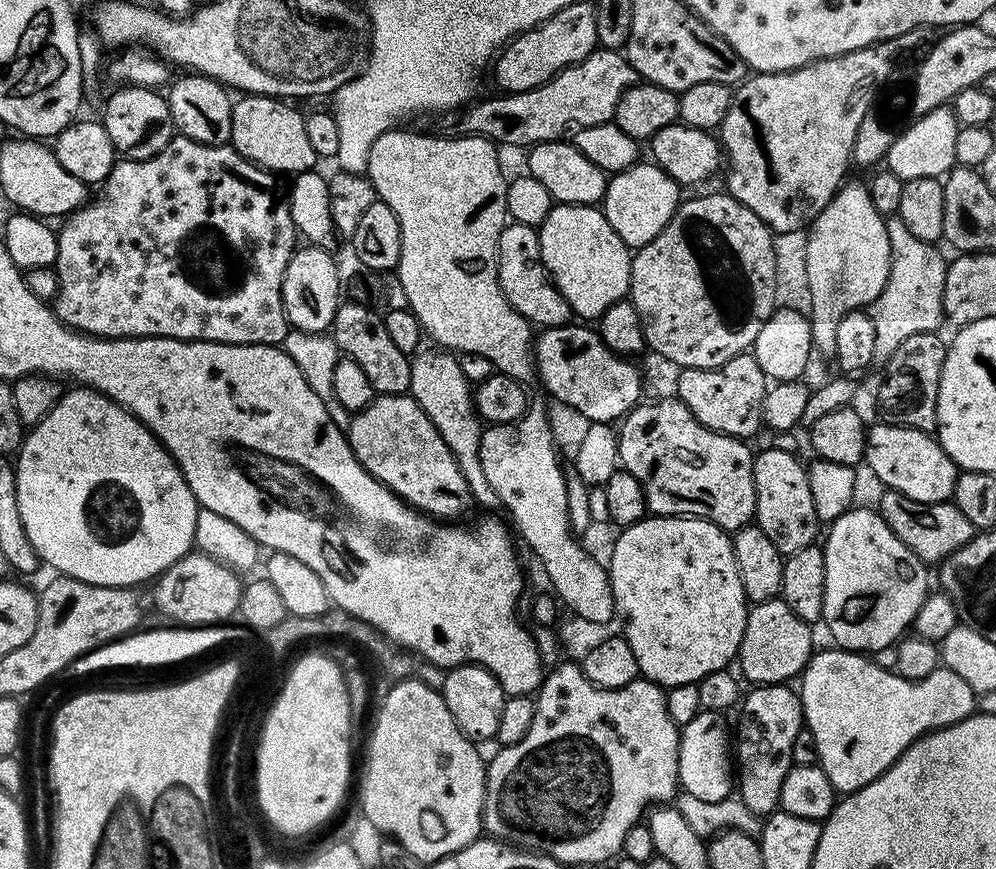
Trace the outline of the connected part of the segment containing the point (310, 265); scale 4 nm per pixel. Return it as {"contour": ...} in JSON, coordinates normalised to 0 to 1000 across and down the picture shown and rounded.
{"contour":[[[298,284],[287,306],[283,327],[285,360],[289,362],[290,374],[303,382],[328,383],[343,349],[341,333],[343,333],[343,326],[339,318],[337,297],[330,287]]]}

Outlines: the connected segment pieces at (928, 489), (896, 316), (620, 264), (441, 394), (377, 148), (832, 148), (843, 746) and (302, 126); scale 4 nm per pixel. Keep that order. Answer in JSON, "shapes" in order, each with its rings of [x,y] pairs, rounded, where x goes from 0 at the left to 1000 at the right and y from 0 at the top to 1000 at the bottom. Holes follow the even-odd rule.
{"shapes":[[[[880,486],[867,503],[867,528],[884,549],[889,563],[905,566],[927,580],[947,580],[957,574],[962,540],[946,518],[939,501],[910,490]]],[[[896,251],[891,254],[894,283],[896,284],[896,305],[893,311],[893,322],[890,325],[889,333],[886,334],[885,341],[873,351],[873,362],[878,371],[878,384],[882,384],[882,398],[880,399],[880,414],[884,417],[891,415],[893,410],[898,407],[898,403],[902,403],[902,398],[906,398],[906,394],[910,394],[910,389],[915,389],[917,384],[926,384],[927,382],[941,381],[945,375],[944,372],[949,372],[950,365],[948,361],[948,326],[950,325],[950,303],[940,287],[939,281],[931,281],[926,278],[926,274],[918,274],[918,269],[914,269],[914,265],[910,265],[903,251]]],[[[558,235],[540,264],[546,310],[575,360],[586,371],[597,369],[616,348],[632,339],[636,291],[616,269],[616,260],[601,238],[593,235]]],[[[437,403],[428,405],[414,414],[413,444],[411,452],[418,460],[422,471],[436,487],[437,494],[443,499],[445,507],[453,520],[468,550],[470,563],[475,577],[488,585],[487,588],[498,589],[503,586],[503,578],[484,542],[483,499],[485,489],[477,474],[476,453],[466,433],[466,428],[457,409]],[[499,586],[499,587],[498,587]]],[[[391,150],[385,152],[376,163],[376,168],[371,168],[370,186],[367,194],[367,201],[373,208],[379,227],[384,232],[388,232],[388,237],[392,237],[392,242],[396,242],[396,246],[402,257],[404,265],[404,292],[402,293],[402,307],[400,310],[400,321],[403,325],[404,334],[407,335],[410,344],[410,354],[412,359],[418,362],[418,368],[439,391],[441,399],[449,404],[463,407],[462,405],[475,405],[478,410],[483,410],[486,414],[491,414],[495,419],[499,429],[511,433],[523,440],[530,440],[530,436],[536,433],[536,377],[531,373],[528,366],[524,366],[524,361],[520,361],[520,357],[516,357],[516,352],[512,352],[512,348],[504,338],[501,329],[494,331],[470,331],[466,336],[463,345],[457,345],[454,342],[454,313],[458,313],[458,327],[462,331],[466,331],[470,327],[469,308],[490,308],[497,310],[498,306],[498,284],[502,277],[502,270],[506,264],[508,254],[511,252],[510,238],[508,237],[508,219],[510,217],[510,207],[506,198],[502,194],[502,180],[499,167],[493,161],[484,159],[483,157],[421,157],[418,152],[397,152]]],[[[919,32],[910,39],[902,39],[902,44],[887,46],[844,64],[819,69],[816,74],[806,74],[792,83],[752,86],[736,105],[733,127],[729,127],[729,136],[721,148],[730,193],[732,189],[730,224],[753,241],[776,268],[808,266],[848,211],[857,159],[861,159],[861,144],[869,127],[881,119],[880,105],[891,94],[896,72],[918,59],[923,51],[931,52],[932,39],[932,32]]],[[[838,743],[832,747],[832,750],[820,749],[812,759],[802,779],[801,795],[807,814],[809,838],[817,847],[819,873],[840,913],[859,911],[865,904],[878,900],[878,895],[885,893],[918,853],[931,842],[952,838],[972,827],[981,818],[981,796],[970,789],[970,785],[953,769],[945,766],[930,780],[911,783],[898,771],[892,770],[891,773],[886,765],[871,759],[876,757],[870,754]]],[[[245,108],[233,121],[233,160],[231,162],[233,171],[239,177],[243,177],[251,186],[255,186],[261,193],[267,193],[274,200],[281,198],[311,198],[318,192],[319,182],[315,177],[315,171],[311,168],[311,162],[307,155],[306,130],[300,129],[297,124],[292,124],[290,116],[285,113],[275,110],[255,110]]]]}

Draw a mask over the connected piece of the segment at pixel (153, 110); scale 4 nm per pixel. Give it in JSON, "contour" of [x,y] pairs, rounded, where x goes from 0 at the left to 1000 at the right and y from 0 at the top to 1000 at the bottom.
{"contour":[[[120,99],[115,104],[104,120],[102,142],[117,176],[126,184],[146,184],[167,173],[175,155],[168,114],[158,102],[144,99]]]}

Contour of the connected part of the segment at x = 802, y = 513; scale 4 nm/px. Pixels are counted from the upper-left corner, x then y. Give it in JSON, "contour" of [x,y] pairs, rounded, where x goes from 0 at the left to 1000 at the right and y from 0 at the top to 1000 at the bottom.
{"contour":[[[771,516],[758,521],[757,559],[759,560],[759,593],[757,602],[781,628],[788,641],[806,631],[816,629],[821,600],[817,587],[816,570],[810,554],[811,540],[799,525],[787,516]]]}

